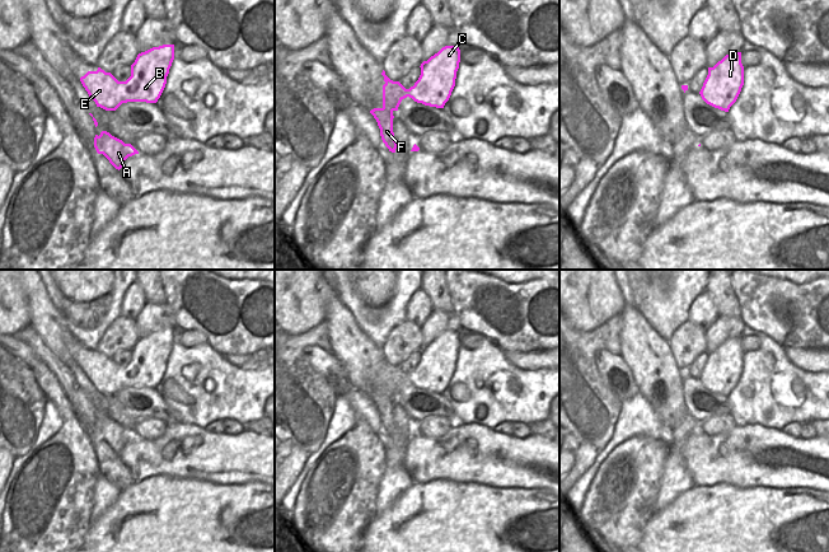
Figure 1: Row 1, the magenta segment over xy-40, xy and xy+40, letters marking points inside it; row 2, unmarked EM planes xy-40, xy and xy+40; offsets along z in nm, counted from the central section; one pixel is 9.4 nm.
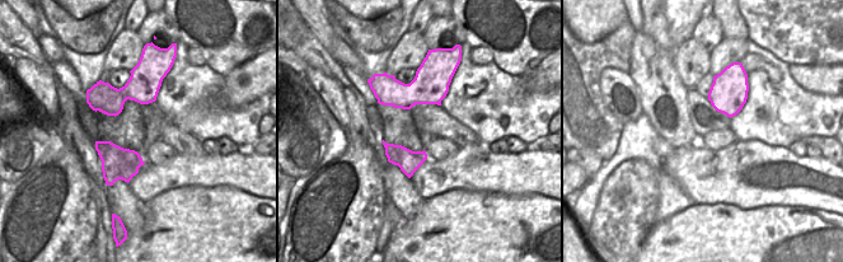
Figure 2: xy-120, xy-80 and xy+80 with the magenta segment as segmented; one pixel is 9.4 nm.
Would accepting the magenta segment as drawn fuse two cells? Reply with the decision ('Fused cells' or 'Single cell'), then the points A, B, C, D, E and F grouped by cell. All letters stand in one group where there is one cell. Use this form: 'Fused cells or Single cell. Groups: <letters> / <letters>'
Single cell. Groups: A B C D E F

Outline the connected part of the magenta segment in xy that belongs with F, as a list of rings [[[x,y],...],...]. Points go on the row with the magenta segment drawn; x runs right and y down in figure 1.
[[[445,46],[427,61],[421,64],[421,75],[413,86],[406,89],[399,81],[390,80],[385,71],[383,85],[383,107],[370,113],[378,122],[380,136],[389,151],[395,153],[398,146],[393,132],[393,112],[398,111],[401,102],[409,97],[425,106],[444,108],[455,86],[456,71],[460,62],[458,46]]]

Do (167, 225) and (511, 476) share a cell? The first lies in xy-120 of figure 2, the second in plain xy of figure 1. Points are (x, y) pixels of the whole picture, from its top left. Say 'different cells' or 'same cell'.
different cells

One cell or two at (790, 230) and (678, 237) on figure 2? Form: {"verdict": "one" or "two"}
{"verdict": "one"}

